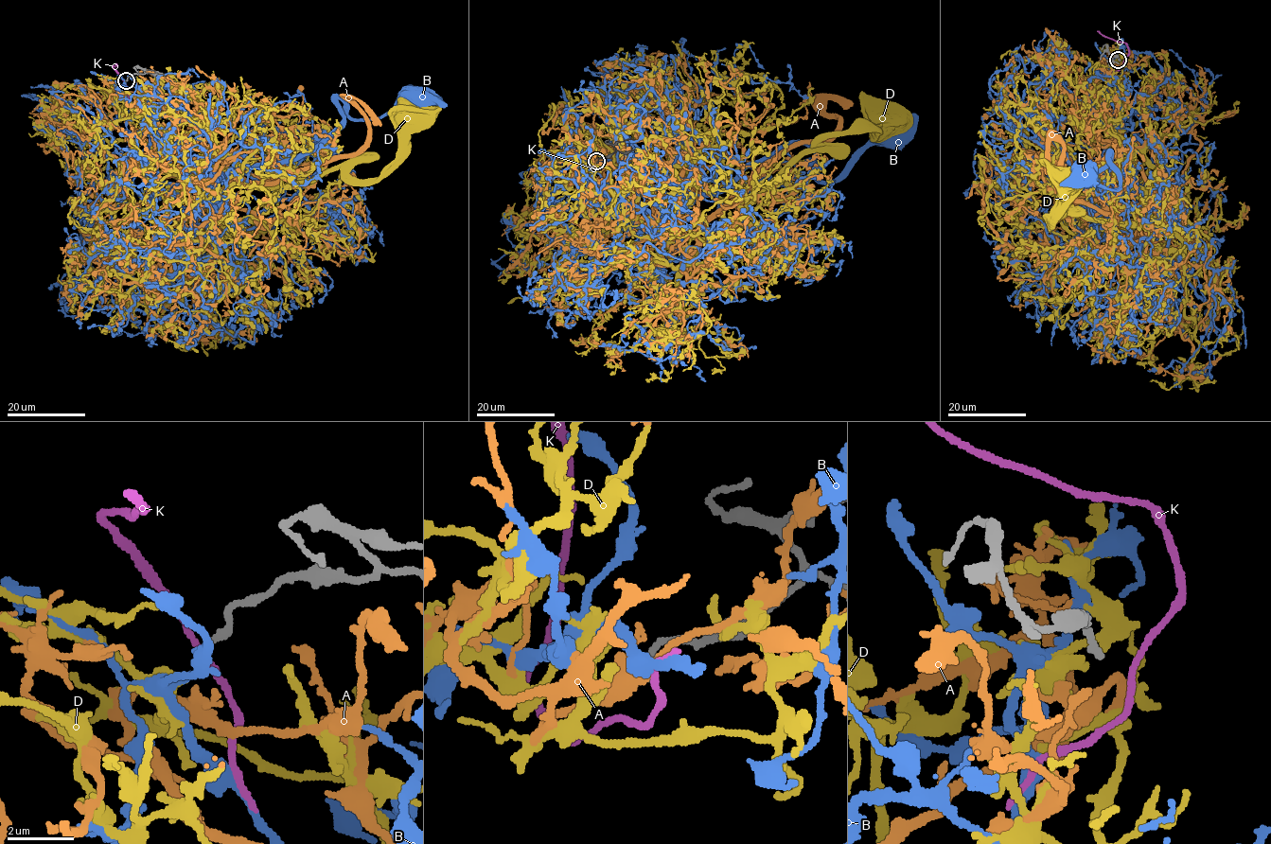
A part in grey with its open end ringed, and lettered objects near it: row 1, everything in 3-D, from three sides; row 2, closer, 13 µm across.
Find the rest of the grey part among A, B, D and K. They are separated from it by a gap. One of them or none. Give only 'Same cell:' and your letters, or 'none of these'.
Same cell: B

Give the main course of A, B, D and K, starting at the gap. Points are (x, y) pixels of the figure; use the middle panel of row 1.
A: (594, 161), (609, 148), (643, 174), (680, 231), (705, 221), (679, 310), (628, 351), (592, 342), (606, 350)
B: (593, 157), (629, 167), (618, 214), (649, 224), (796, 142), (813, 151), (817, 176), (838, 182), (887, 138)
D: (593, 158), (599, 170), (626, 158), (644, 178), (619, 240), (709, 237), (814, 146), (878, 121)
K: (594, 167), (589, 169), (584, 164), (588, 148), (586, 131)

